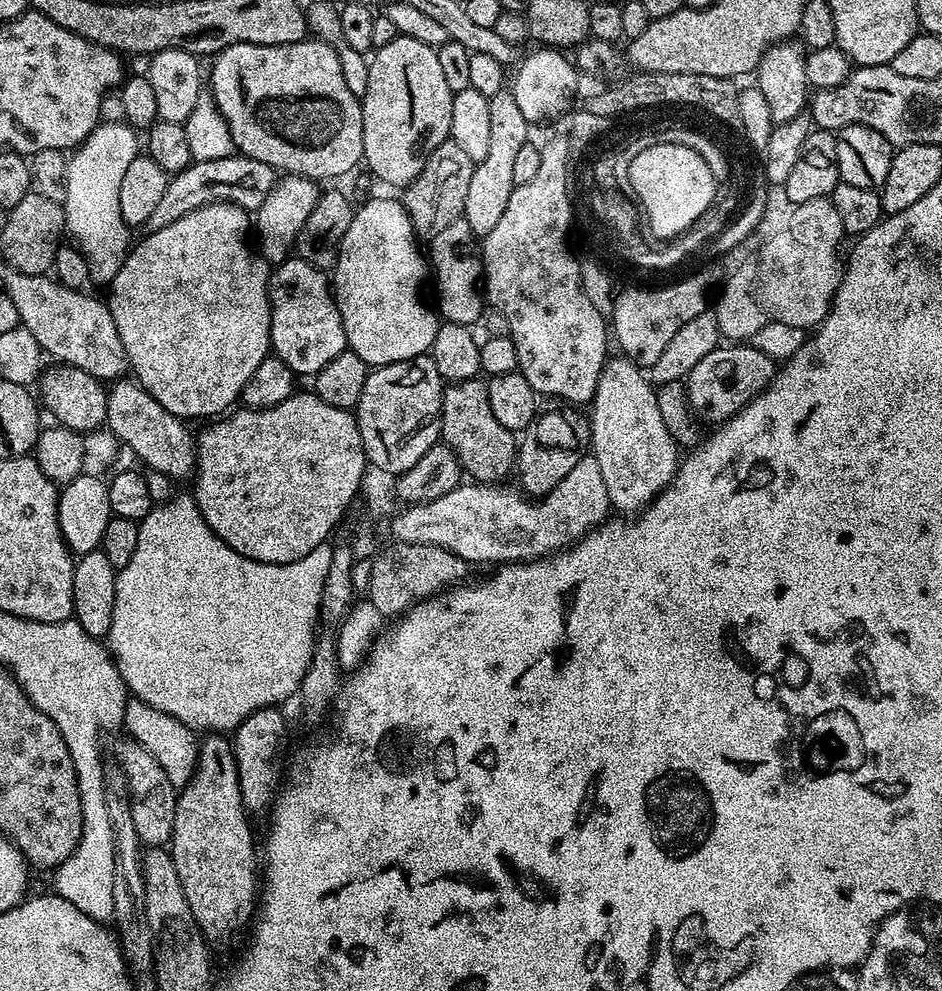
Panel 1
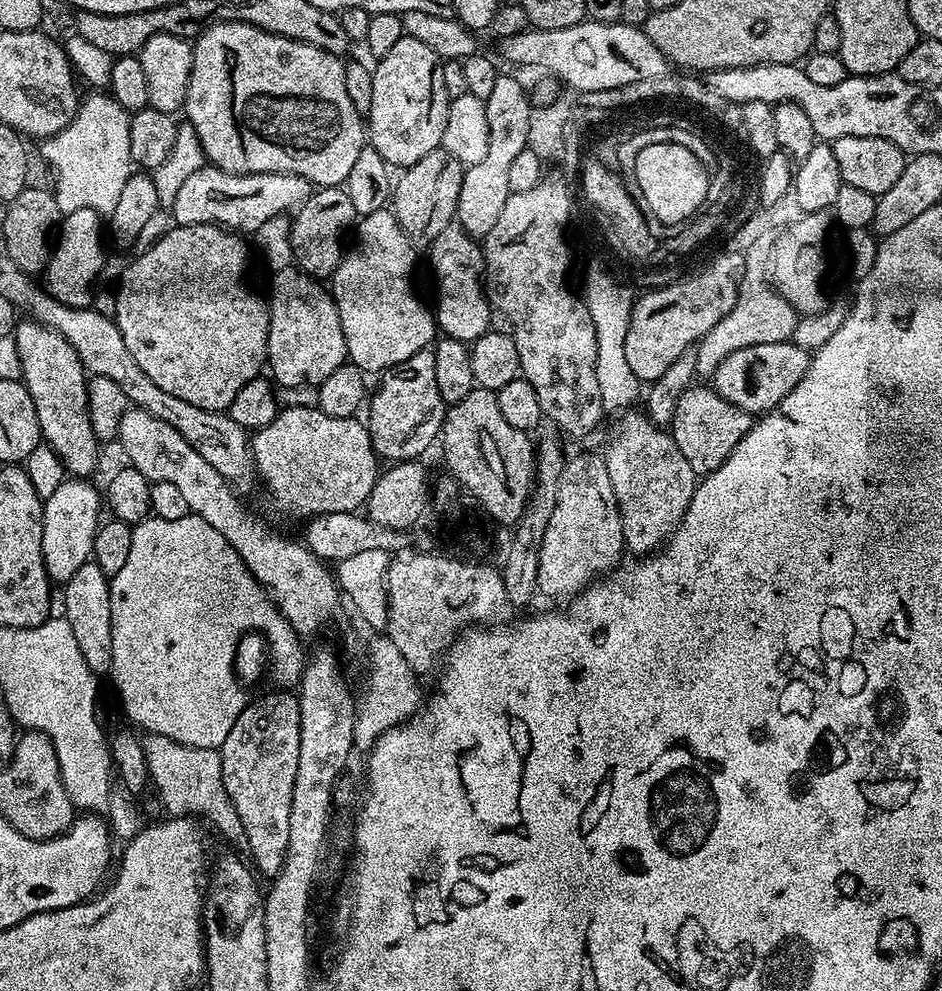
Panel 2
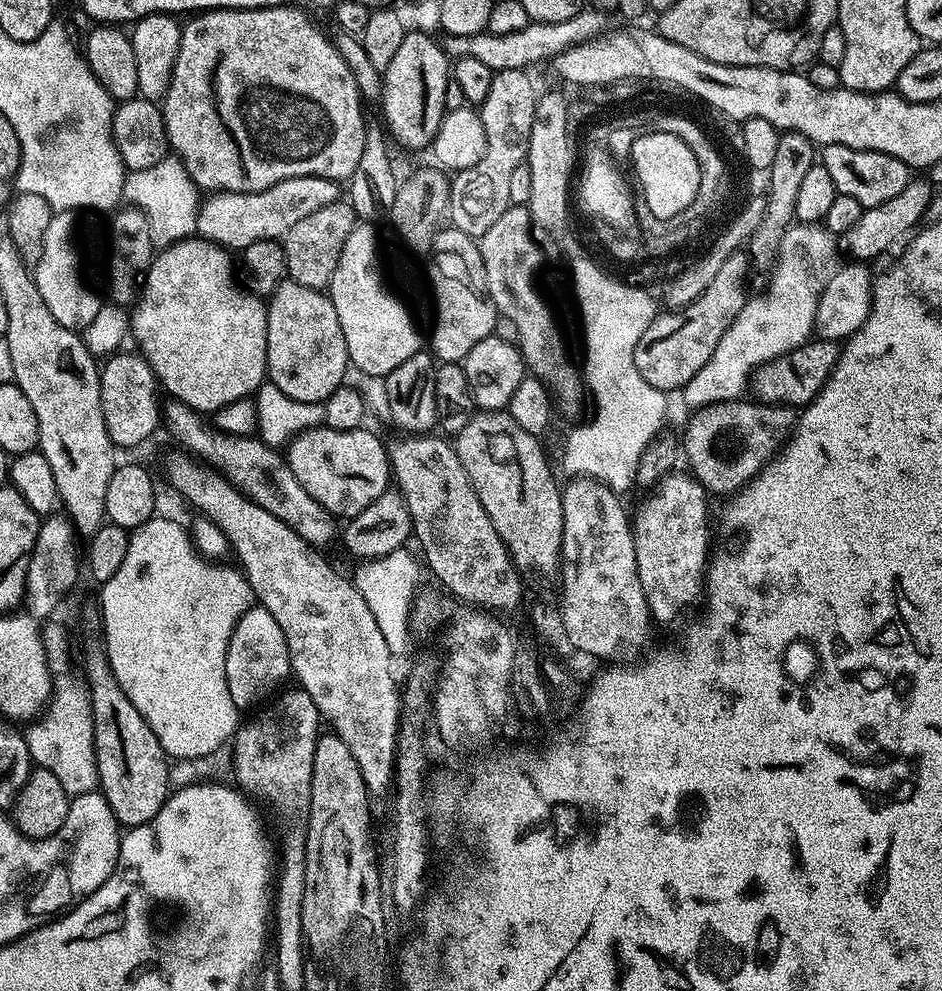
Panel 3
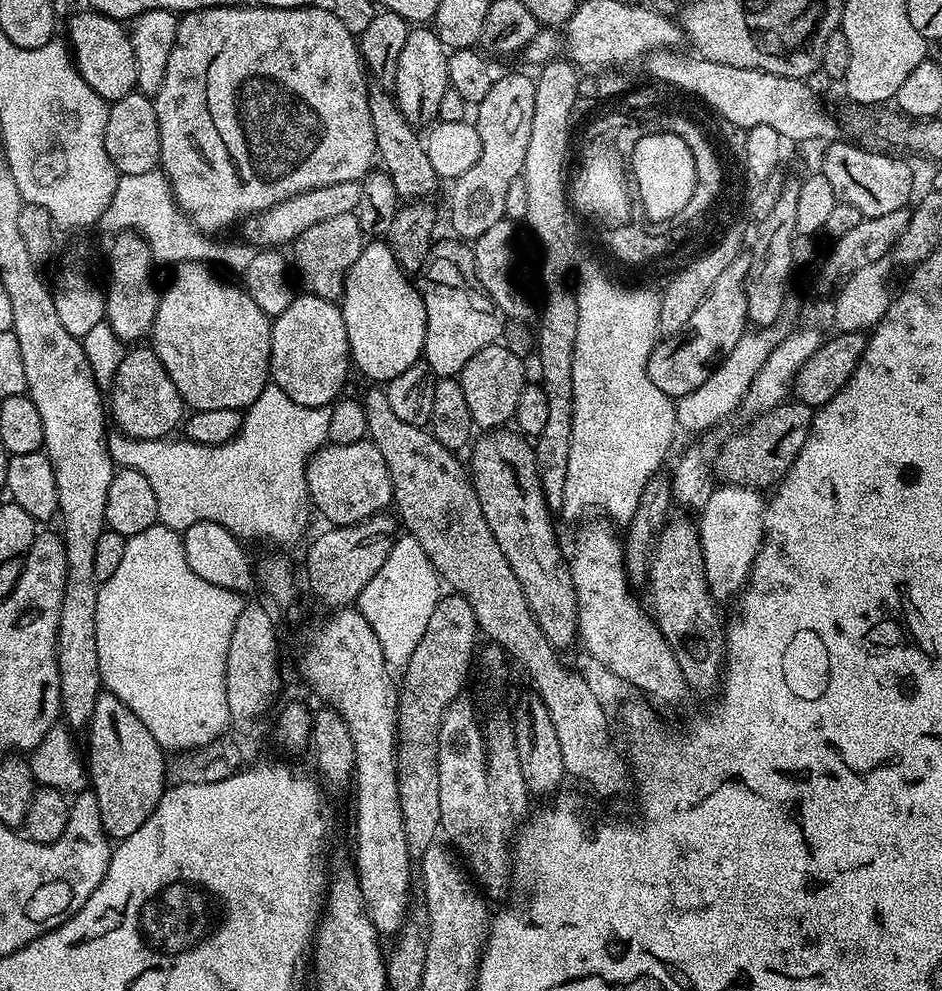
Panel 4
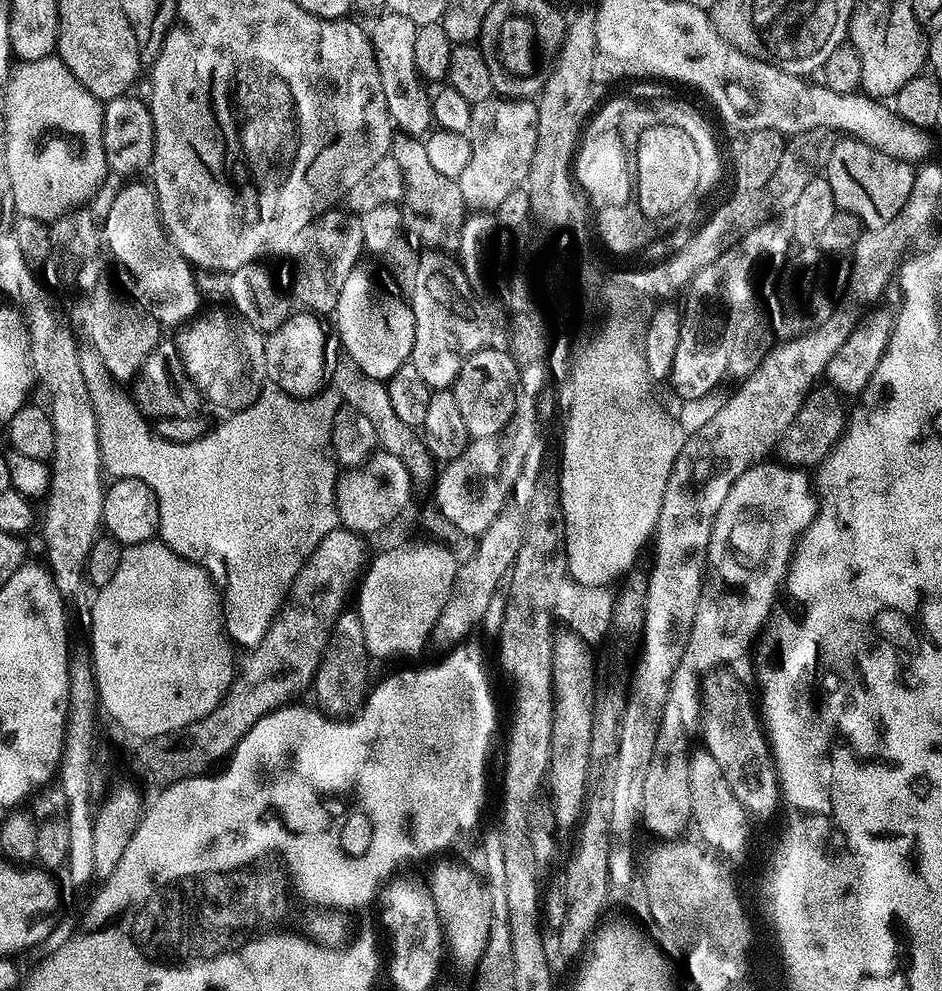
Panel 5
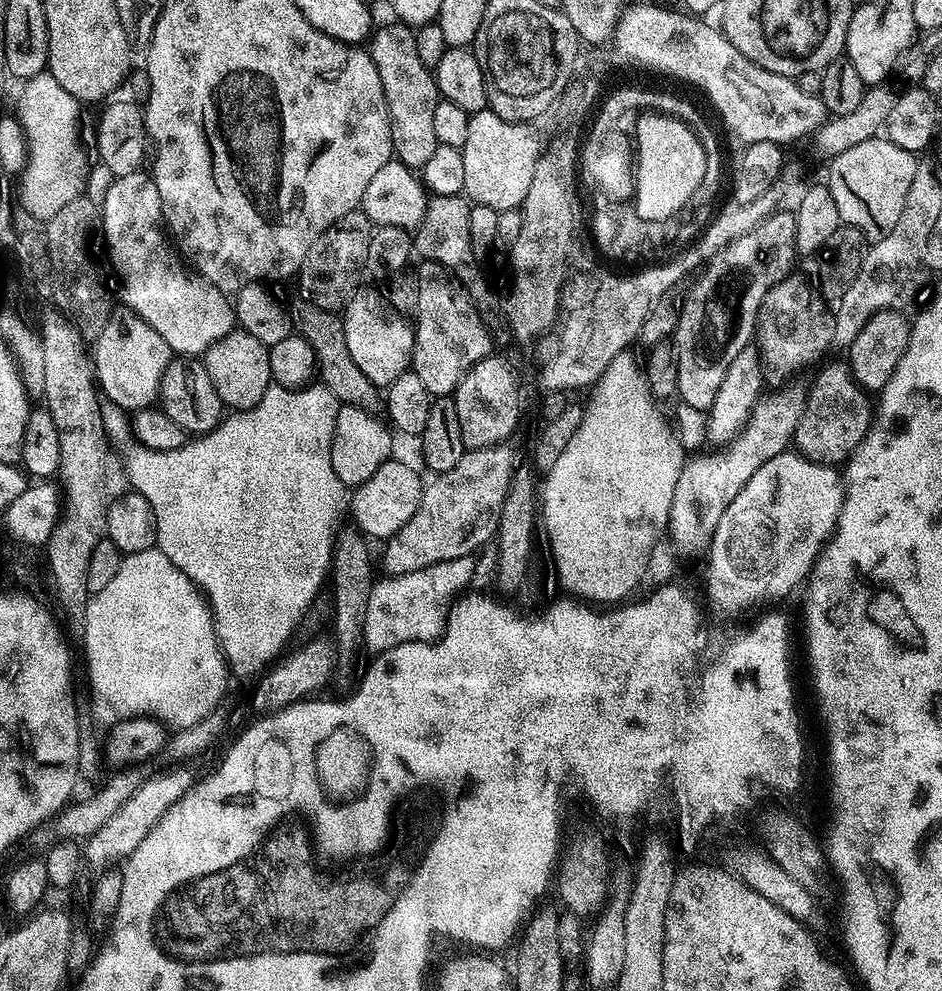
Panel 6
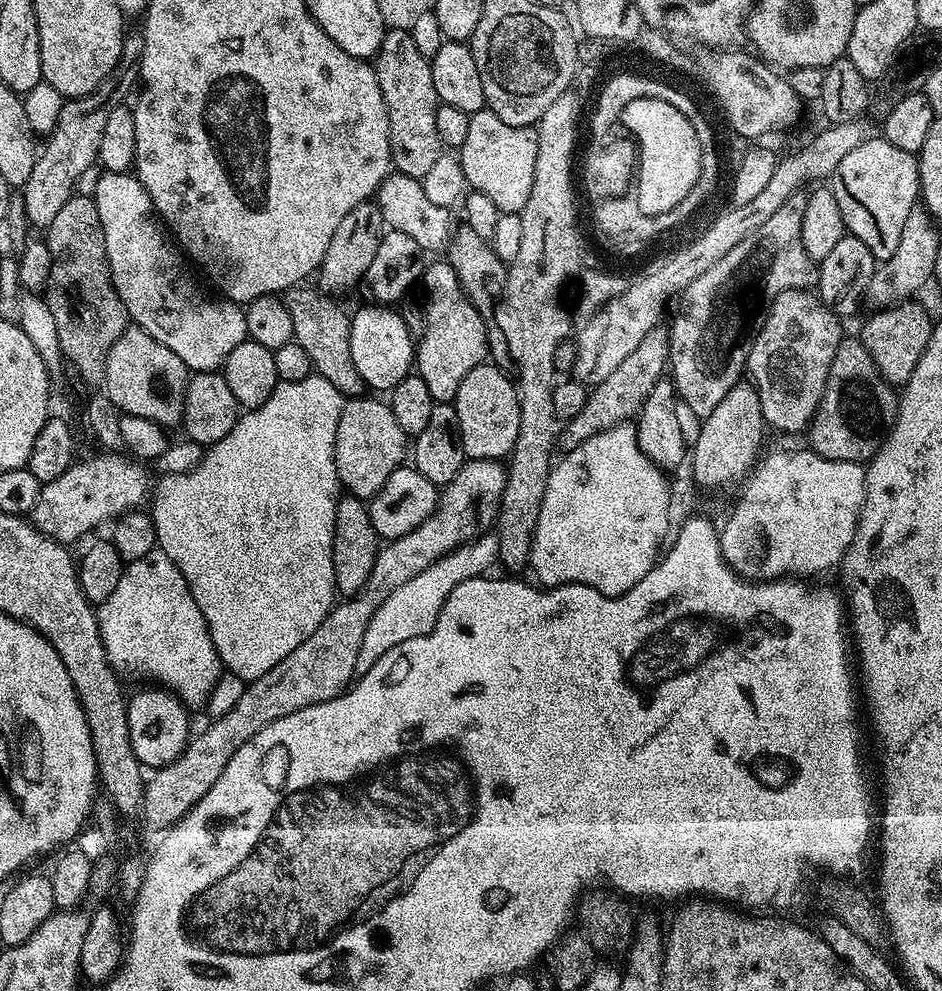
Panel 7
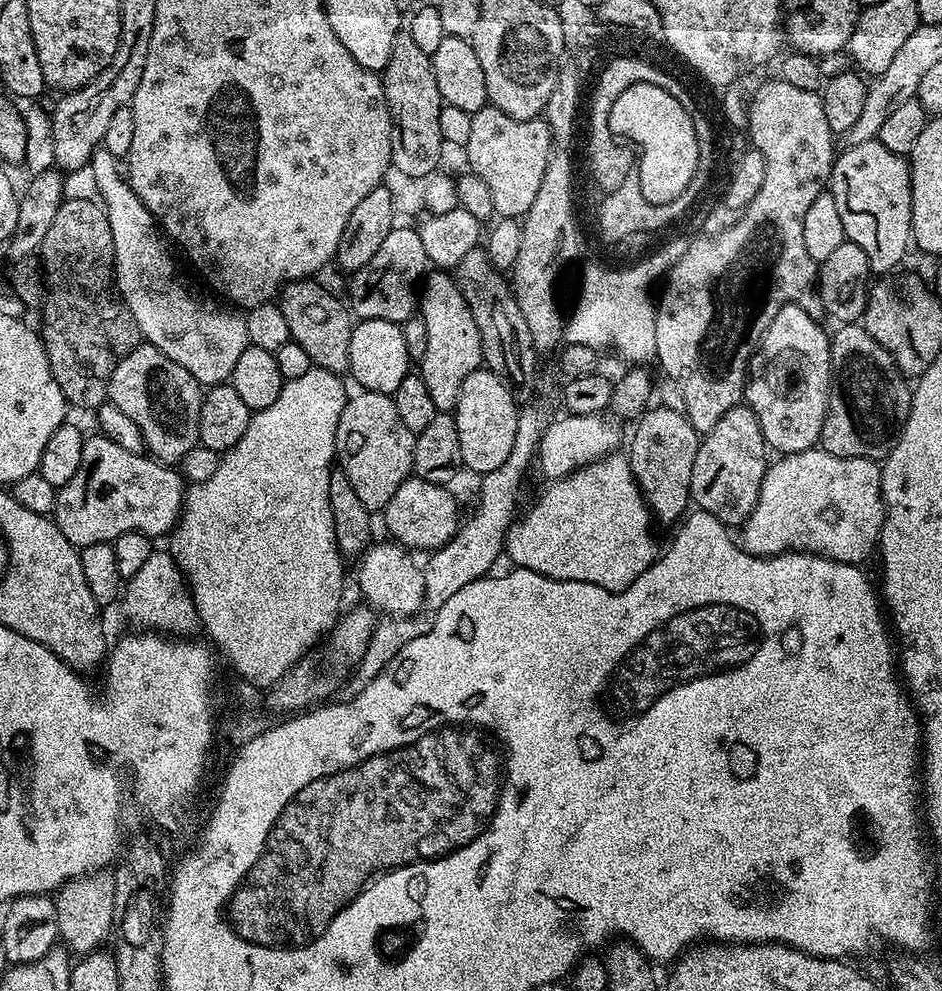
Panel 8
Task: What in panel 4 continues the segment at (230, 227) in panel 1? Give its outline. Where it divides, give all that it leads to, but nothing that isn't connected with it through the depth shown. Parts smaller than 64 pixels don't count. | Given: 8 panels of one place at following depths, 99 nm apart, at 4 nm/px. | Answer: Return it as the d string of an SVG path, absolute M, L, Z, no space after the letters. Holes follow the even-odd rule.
M186 262L175 265L168 289L159 293L156 317L152 322L150 346L158 354L170 382L178 390L189 409L246 410L270 382L270 350L272 349L272 320L250 299L243 287L227 284L215 276L207 264Z

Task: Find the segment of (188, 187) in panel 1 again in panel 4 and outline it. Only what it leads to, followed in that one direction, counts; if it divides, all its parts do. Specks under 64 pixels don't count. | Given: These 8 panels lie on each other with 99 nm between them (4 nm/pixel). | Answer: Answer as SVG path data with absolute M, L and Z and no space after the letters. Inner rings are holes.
M359 180L338 182L334 186L322 186L321 188L310 190L309 192L301 192L298 196L286 198L281 204L276 204L274 207L266 209L265 212L257 212L255 216L247 217L242 224L242 227L244 227L243 239L247 241L247 243L257 246L291 245L292 241L296 239L296 236L302 234L302 230L310 230L310 226L314 226L314 222L326 222L326 218L335 218L337 214L356 212L363 198L361 185L361 181Z

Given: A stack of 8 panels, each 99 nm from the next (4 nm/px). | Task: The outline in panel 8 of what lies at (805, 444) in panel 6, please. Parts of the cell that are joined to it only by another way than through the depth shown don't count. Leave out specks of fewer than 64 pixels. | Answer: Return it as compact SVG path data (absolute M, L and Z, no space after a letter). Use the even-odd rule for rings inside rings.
M845 324L835 330L830 338L830 352L833 369L838 371L830 389L819 445L835 457L882 460L904 427L912 405L911 385L891 354L874 341L863 325Z

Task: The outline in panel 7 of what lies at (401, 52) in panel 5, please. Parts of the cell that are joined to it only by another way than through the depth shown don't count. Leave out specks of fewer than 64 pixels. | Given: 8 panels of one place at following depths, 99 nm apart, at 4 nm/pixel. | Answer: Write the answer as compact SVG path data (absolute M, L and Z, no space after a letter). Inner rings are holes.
M389 28L385 31L382 46L375 54L374 67L388 111L392 168L399 175L423 181L442 155L436 118L441 103L438 90L434 90L434 74L429 57L424 56L418 46L414 46L411 31Z

